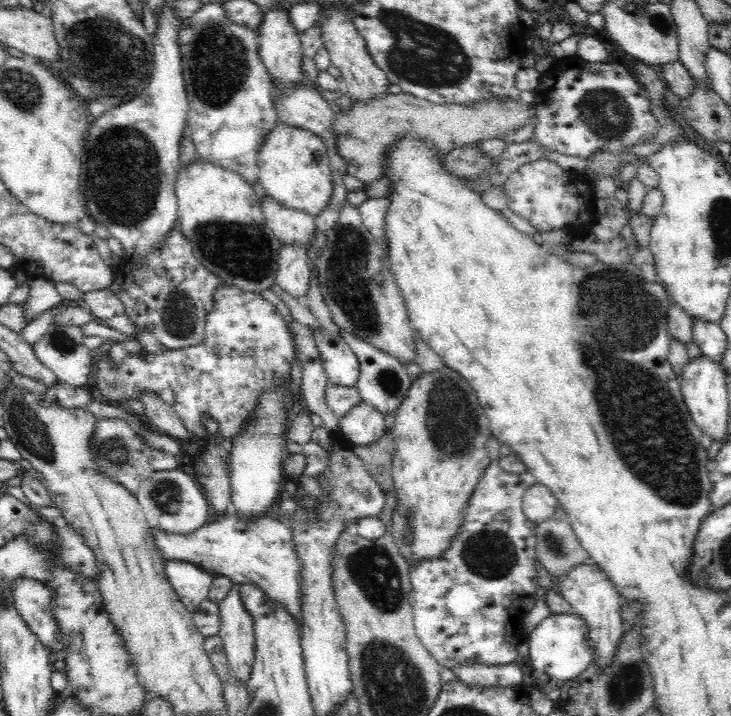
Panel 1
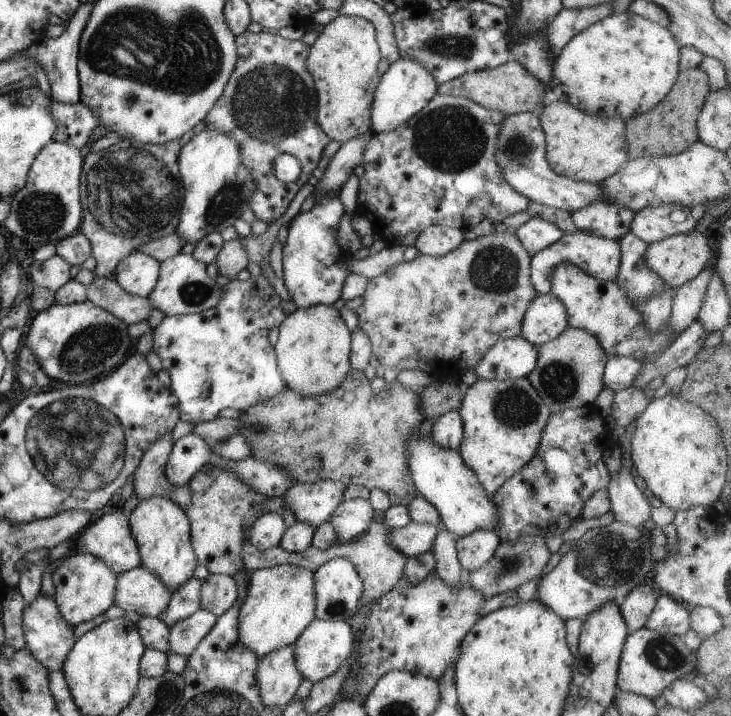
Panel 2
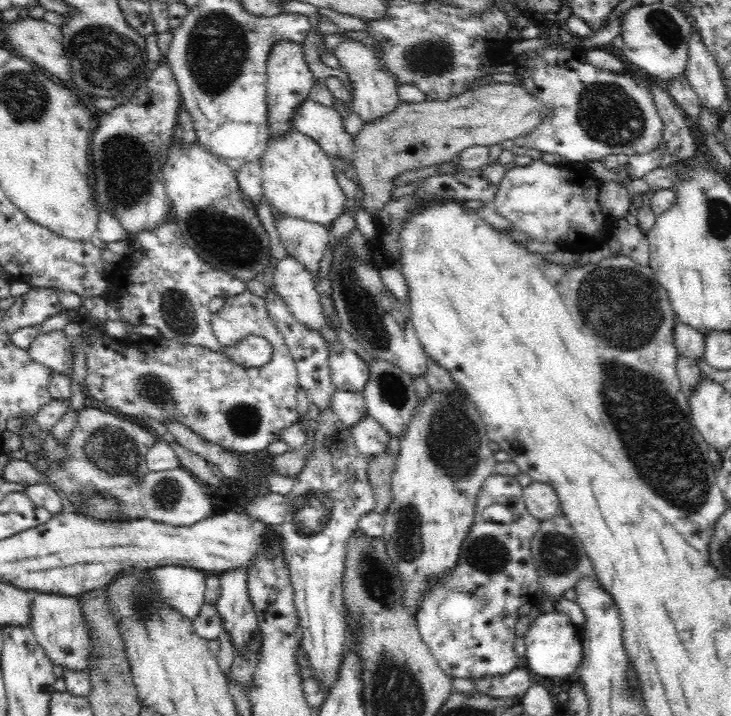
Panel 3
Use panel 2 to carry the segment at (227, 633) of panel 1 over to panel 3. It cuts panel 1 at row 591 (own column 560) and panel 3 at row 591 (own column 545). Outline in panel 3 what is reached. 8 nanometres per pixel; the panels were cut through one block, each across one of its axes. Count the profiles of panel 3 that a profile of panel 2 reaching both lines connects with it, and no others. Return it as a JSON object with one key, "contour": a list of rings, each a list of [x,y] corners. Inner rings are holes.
{"contour":[[[235,568],[219,574],[220,596],[215,607],[235,648],[234,656],[243,651],[258,628],[248,595],[248,573],[244,568]]]}

